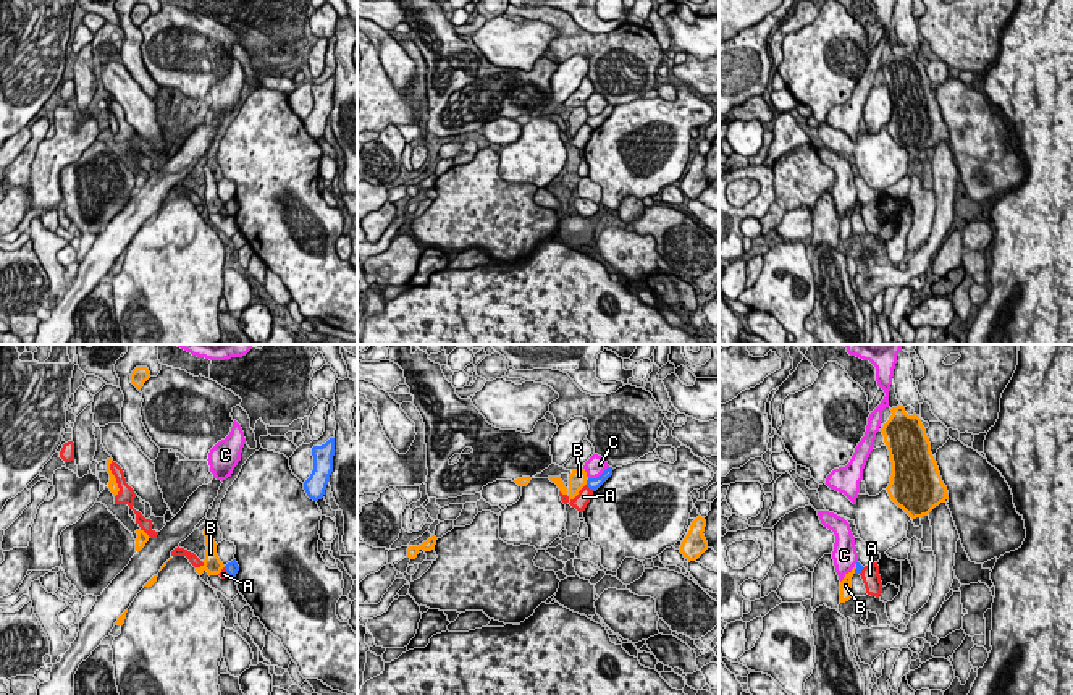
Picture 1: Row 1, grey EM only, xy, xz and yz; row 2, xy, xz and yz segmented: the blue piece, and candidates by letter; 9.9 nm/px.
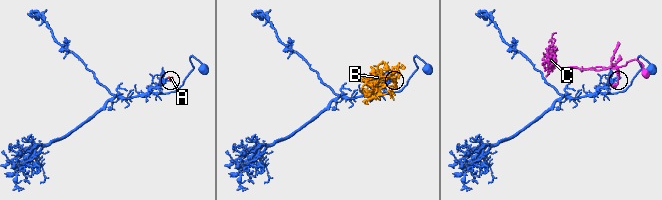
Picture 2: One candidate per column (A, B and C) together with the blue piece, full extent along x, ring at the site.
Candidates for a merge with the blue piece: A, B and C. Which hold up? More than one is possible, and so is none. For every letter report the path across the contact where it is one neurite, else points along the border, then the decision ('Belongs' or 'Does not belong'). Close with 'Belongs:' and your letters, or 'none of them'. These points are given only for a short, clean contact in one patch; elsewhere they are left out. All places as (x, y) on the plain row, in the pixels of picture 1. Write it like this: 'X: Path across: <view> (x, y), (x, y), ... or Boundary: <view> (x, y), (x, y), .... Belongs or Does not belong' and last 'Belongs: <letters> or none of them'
A: Boundary: xz (585, 123), (593, 128). Does not belong
B: Does not belong
C: Does not belong
Belongs: none of them

